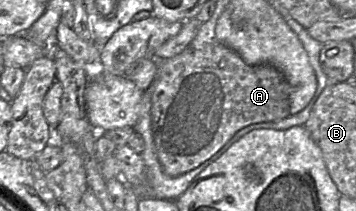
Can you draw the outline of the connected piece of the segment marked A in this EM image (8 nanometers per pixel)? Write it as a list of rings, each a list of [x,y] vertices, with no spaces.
[[[220,43],[207,45],[200,50],[188,47],[172,58],[160,59],[158,61],[155,79],[146,91],[150,94],[149,117],[152,122],[152,135],[157,157],[162,165],[163,171],[172,177],[183,175],[197,168],[217,153],[240,129],[256,123],[276,122],[291,115],[289,85],[283,74],[270,64],[247,65],[235,51]]]

